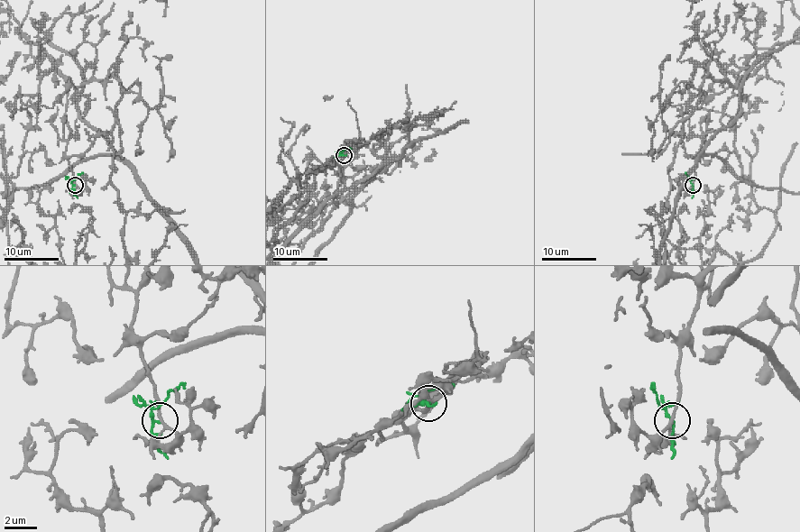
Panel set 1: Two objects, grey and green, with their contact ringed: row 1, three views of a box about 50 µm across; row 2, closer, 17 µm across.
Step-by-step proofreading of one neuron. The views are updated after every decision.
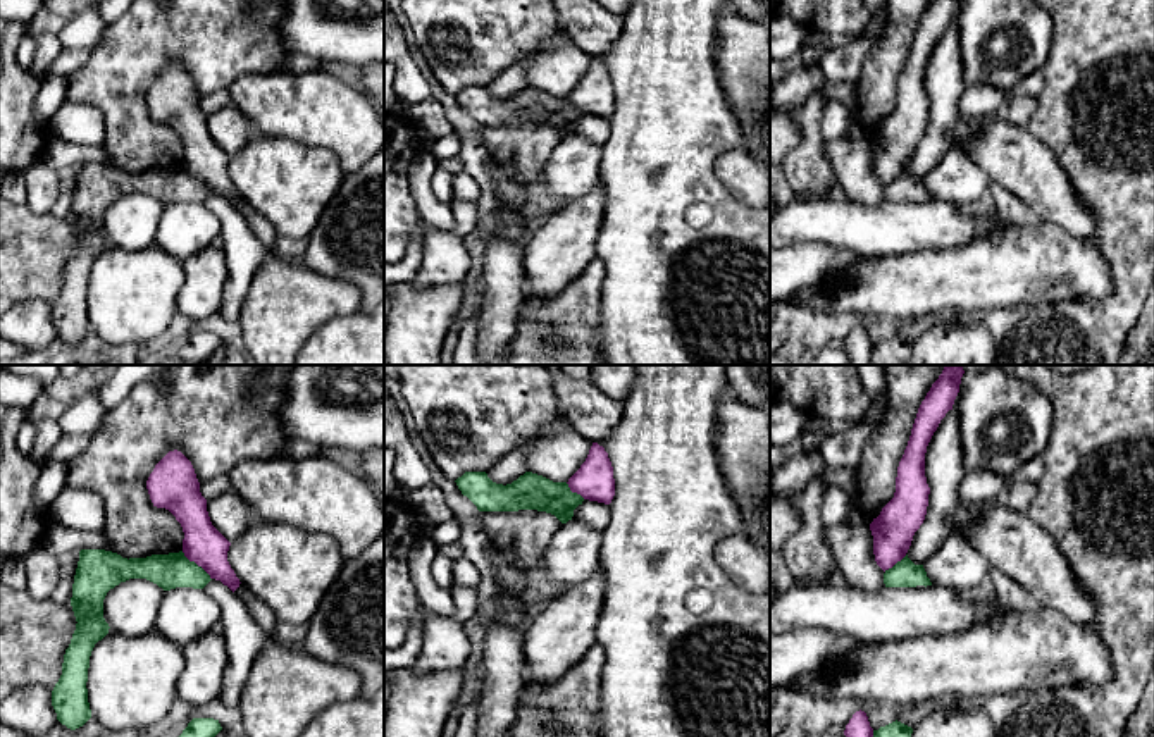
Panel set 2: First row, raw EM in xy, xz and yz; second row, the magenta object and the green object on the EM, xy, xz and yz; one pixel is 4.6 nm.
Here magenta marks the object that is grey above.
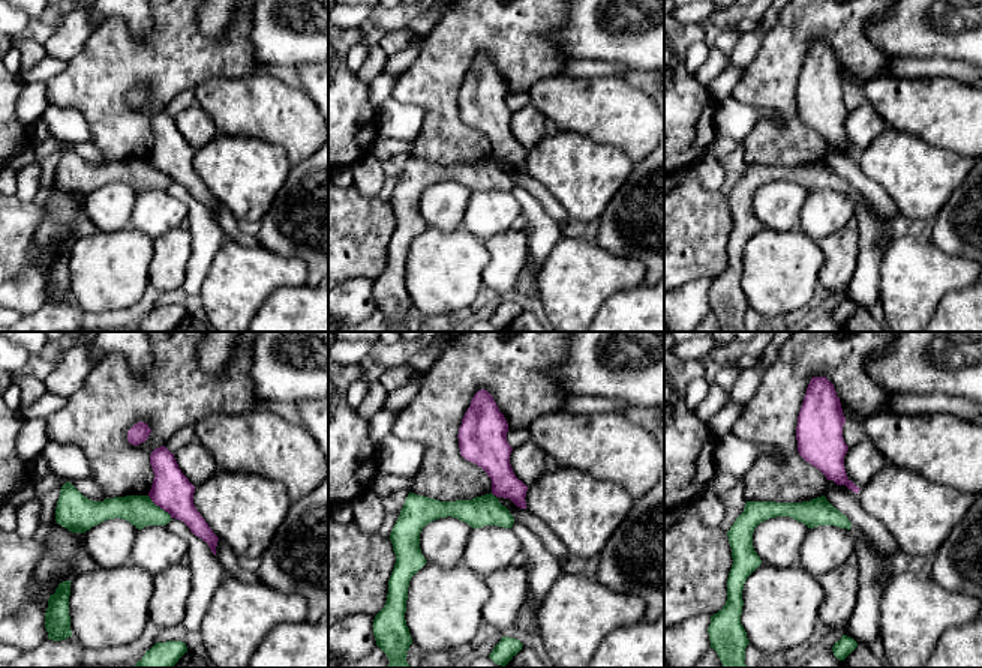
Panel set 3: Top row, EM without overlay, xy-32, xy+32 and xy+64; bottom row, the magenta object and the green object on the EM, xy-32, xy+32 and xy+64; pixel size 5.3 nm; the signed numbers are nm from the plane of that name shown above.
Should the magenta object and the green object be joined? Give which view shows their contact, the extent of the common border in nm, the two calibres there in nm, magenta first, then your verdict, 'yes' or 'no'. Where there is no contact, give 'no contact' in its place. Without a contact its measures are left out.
xy | 190 nm | 190/160 nm | no

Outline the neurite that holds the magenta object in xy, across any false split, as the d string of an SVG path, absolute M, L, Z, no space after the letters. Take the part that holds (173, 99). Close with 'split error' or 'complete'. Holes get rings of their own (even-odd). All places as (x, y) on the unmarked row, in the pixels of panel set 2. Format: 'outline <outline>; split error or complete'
outline M177 64L169 65L150 88L146 103L153 121L169 124L181 138L184 170L234 207L241 196L227 176L231 157L210 136L191 76Z; complete

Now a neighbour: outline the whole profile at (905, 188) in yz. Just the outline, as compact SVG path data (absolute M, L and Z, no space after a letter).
M908 169L884 188L885 201L932 200L923 179L915 179Z

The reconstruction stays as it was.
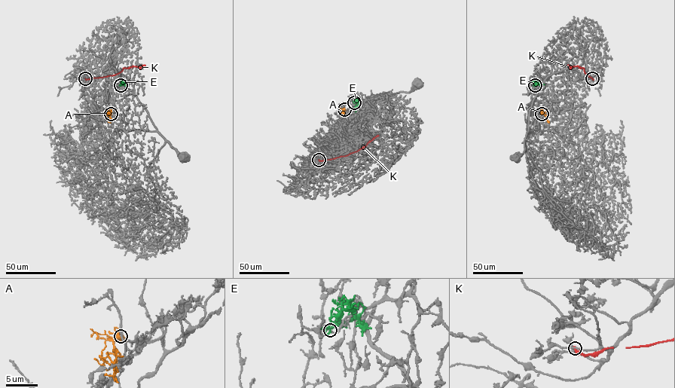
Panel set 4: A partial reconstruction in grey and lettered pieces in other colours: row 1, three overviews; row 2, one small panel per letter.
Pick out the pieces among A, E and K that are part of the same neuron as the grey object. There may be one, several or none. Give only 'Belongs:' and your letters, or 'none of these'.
Belongs: none of these

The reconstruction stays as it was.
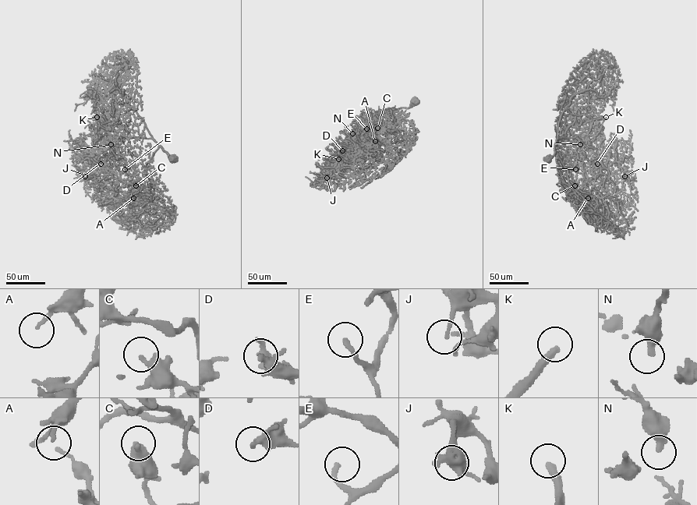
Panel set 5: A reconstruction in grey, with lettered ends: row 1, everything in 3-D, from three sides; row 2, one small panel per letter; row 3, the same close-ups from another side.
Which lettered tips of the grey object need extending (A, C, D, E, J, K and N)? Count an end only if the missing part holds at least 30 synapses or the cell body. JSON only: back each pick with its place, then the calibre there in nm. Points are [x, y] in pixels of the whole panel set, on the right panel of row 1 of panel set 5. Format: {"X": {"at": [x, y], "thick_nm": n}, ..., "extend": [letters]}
{"A": {"at": [588, 198], "thick_nm": 130}, "E": {"at": [575, 169], "thick_nm": 190}, "K": {"at": [606, 117], "thick_nm": 320}, "extend": ["A", "E", "K"]}

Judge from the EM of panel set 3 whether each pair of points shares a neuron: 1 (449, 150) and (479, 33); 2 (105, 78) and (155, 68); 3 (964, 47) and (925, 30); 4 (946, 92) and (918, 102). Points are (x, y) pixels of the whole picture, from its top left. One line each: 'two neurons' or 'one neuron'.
1: one neuron
2: one neuron
3: one neuron
4: one neuron

